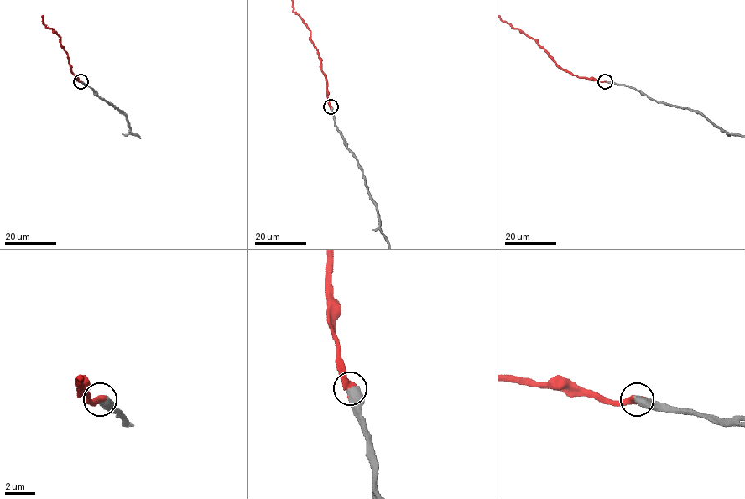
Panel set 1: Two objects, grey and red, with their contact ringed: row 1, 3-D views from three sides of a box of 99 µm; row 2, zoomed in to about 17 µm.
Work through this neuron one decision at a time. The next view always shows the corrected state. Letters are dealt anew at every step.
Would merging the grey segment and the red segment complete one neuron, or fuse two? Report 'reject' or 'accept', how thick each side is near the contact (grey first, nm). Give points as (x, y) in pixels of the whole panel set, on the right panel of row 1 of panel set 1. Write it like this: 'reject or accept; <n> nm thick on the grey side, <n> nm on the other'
accept; 650 nm thick on the grey side, 480 nm on the other

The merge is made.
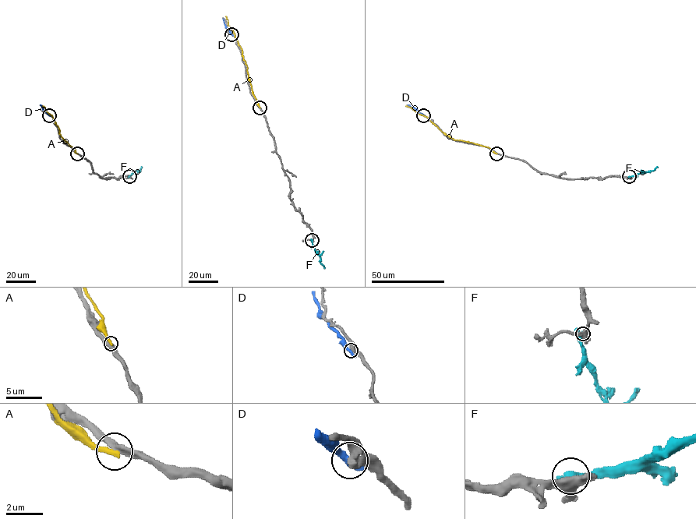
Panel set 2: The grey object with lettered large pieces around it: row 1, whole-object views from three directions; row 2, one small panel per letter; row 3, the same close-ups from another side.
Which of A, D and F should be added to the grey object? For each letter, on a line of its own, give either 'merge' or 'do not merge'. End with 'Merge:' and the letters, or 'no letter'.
A: do not merge
D: do not merge
F: do not merge
Merge: no letter

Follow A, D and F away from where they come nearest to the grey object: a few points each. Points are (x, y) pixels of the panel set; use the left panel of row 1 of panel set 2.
A: (77, 153), (61, 135), (52, 116), (43, 106)
D: (49, 115), (40, 104)
F: (129, 176), (141, 166)

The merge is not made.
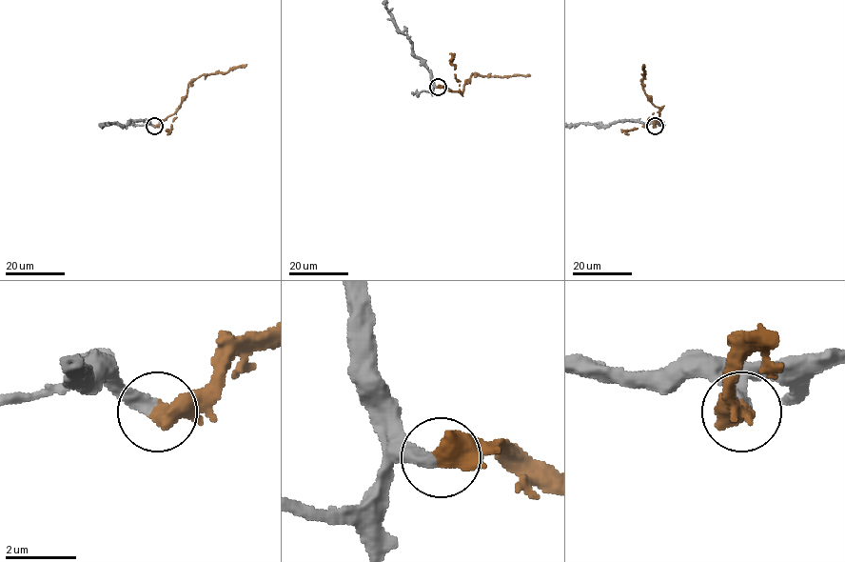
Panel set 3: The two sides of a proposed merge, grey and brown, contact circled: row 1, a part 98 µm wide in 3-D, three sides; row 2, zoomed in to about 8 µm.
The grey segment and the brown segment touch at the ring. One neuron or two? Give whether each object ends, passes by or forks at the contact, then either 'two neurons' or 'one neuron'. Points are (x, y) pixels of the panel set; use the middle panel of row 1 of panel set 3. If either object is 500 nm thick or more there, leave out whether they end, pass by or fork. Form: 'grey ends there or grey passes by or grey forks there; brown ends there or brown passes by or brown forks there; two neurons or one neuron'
grey ends there; brown passes by; one neuron

